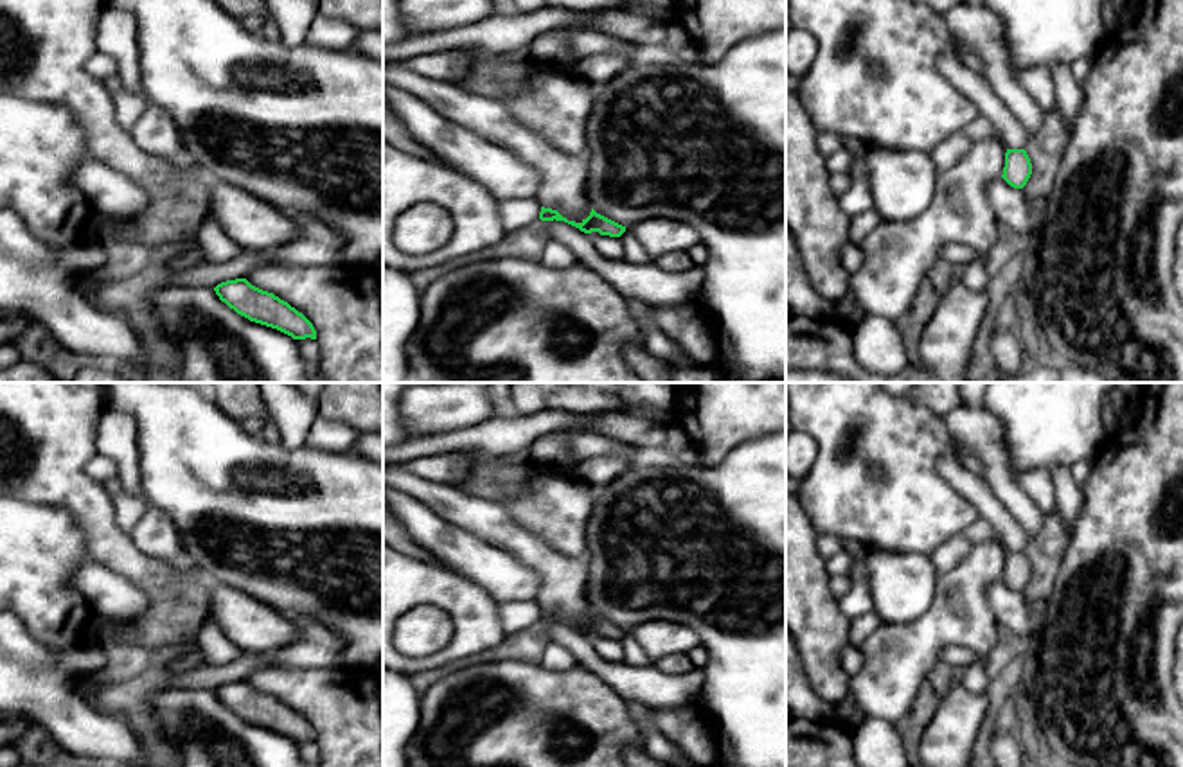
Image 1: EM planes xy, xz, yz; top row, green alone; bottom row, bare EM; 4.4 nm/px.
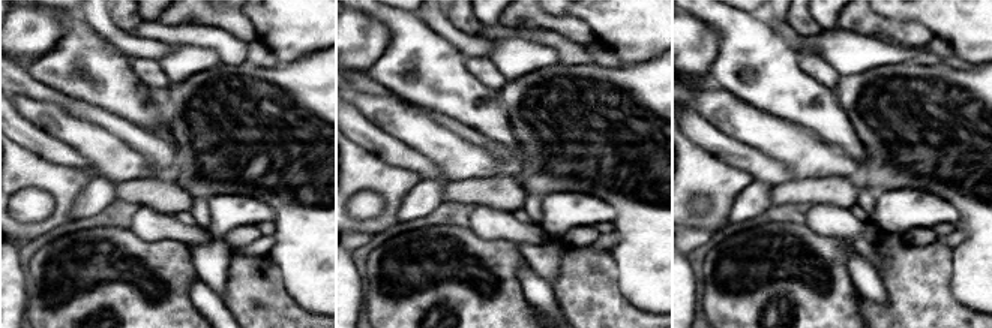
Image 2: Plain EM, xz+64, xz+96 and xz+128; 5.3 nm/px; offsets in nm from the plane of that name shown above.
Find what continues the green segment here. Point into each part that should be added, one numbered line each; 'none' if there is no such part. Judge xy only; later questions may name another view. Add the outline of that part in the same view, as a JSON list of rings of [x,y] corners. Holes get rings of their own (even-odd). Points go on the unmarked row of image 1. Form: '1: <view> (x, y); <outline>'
none

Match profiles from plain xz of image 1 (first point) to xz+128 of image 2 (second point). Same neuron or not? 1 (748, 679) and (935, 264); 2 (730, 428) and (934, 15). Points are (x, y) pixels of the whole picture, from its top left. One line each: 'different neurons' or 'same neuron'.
1: different neurons
2: same neuron

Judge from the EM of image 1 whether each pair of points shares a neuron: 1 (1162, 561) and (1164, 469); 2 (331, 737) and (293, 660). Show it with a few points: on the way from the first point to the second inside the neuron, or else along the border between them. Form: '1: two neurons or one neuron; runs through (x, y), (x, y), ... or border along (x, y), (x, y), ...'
1: one neuron; runs through (1156, 537), (1149, 516), (1160, 493)
2: two neurons; border along (274, 663), (284, 667), (338, 667)

